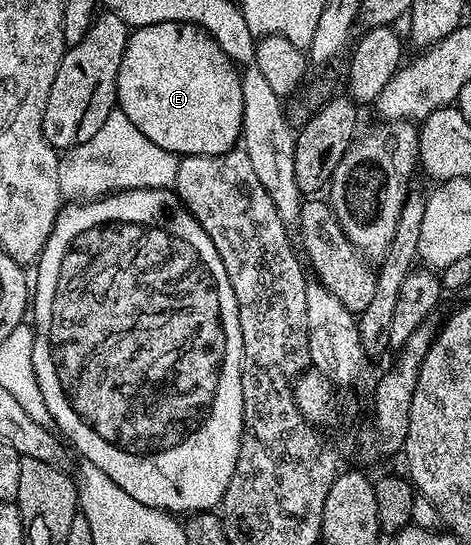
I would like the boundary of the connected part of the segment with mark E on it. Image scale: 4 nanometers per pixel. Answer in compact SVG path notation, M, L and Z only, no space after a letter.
M166 22L165 24L149 24L148 26L140 26L132 29L127 35L127 43L125 44L125 56L121 56L121 68L117 76L117 106L118 109L125 112L125 116L129 116L129 120L133 120L133 124L137 124L137 128L145 136L149 136L149 140L153 140L153 144L160 151L168 150L174 156L186 156L188 154L224 154L230 150L236 149L237 143L240 141L242 132L242 80L240 71L234 62L229 60L229 56L225 56L225 52L221 52L221 48L217 44L217 40L213 40L211 34L207 34L200 26L194 26L188 22Z

